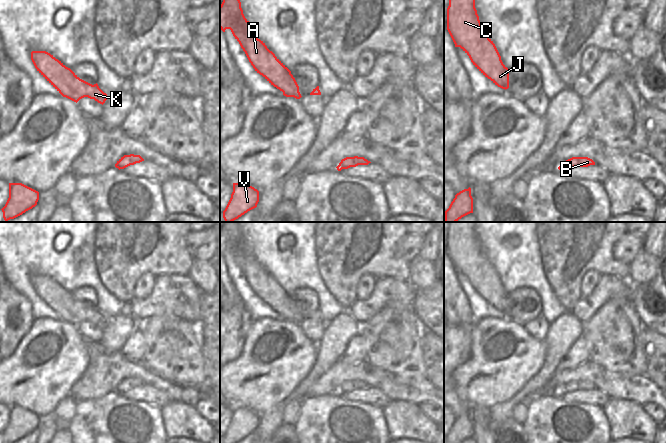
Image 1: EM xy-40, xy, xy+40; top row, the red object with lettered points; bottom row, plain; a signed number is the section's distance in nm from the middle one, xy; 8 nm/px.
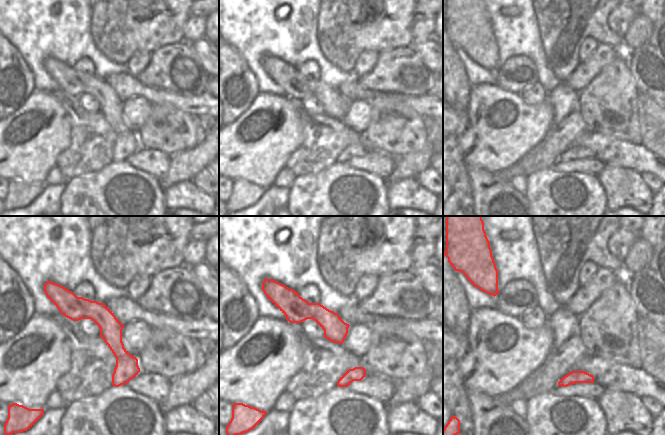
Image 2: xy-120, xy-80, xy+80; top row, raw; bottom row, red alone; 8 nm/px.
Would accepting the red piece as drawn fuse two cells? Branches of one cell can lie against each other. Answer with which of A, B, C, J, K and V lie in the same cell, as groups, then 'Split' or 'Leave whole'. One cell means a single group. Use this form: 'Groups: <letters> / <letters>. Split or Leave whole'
Groups: A B C J K V. Leave whole

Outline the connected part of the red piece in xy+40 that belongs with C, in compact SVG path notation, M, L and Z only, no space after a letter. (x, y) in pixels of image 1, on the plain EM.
M449 222L447 254L455 271L460 271L485 301L502 313L509 312L509 293L481 250L475 222Z

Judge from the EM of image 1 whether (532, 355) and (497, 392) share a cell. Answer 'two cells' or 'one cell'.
one cell

